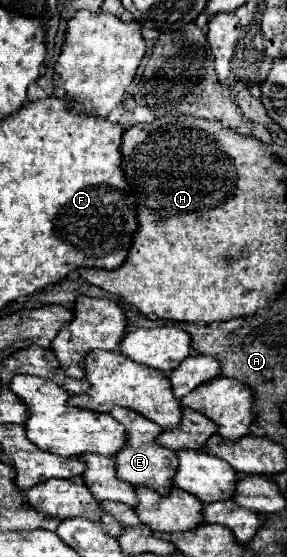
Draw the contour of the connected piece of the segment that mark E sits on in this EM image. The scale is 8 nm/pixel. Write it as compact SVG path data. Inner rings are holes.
M112 407L110 415L126 427L126 443L114 455L118 479L130 483L132 487L142 485L142 487L150 487L150 489L158 491L160 495L168 495L168 487L172 487L172 475L176 473L176 467L178 467L178 459L176 459L174 451L164 449L156 443L156 435L162 433L162 429L156 423L148 421L146 417L138 415L132 409L126 409L126 407Z

